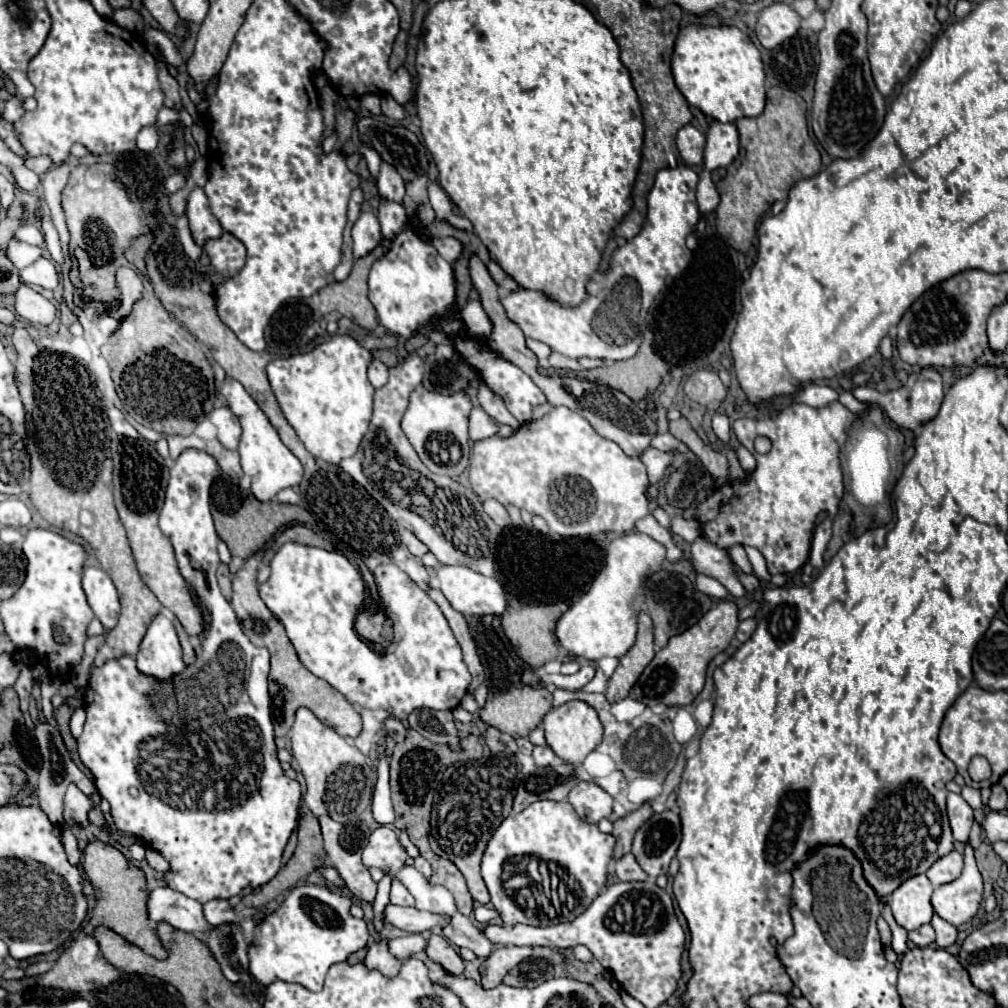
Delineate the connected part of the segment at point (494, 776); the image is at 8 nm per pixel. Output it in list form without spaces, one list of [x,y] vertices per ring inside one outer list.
[[[497,752],[487,760],[469,760],[449,766],[433,802],[429,834],[431,850],[441,858],[449,858],[461,870],[473,900],[479,904],[489,904],[489,892],[479,870],[481,858],[489,838],[493,836],[493,830],[497,830],[497,826],[511,814],[513,794],[519,782],[521,770],[517,756],[509,752]]]

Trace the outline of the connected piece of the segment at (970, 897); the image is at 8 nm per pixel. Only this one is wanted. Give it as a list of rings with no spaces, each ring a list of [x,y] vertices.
[[[965,842],[965,868],[963,874],[947,882],[945,886],[937,886],[933,890],[933,910],[937,916],[947,920],[953,926],[965,924],[969,918],[973,918],[979,910],[979,904],[983,900],[983,880],[975,864],[973,848],[969,842]]]

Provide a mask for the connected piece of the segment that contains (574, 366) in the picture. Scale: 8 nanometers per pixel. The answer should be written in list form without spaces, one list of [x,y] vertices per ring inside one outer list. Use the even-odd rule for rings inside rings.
[[[553,352],[549,356],[549,364],[553,368],[567,368],[567,370],[587,370],[587,368],[597,368],[597,366],[603,366],[605,362],[603,360],[591,360],[591,358],[581,358],[581,360],[573,360],[573,358],[565,358],[563,354],[557,354]]]

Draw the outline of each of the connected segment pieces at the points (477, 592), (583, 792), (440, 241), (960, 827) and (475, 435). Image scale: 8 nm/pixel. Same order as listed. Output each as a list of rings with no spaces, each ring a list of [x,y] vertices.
[[[441,566],[437,586],[463,616],[501,616],[505,612],[507,600],[501,584],[467,566]]]
[[[577,782],[569,792],[569,804],[583,822],[597,824],[601,818],[611,816],[613,798],[595,782]]]
[[[425,232],[425,236],[429,236],[429,242],[437,248],[437,252],[447,260],[447,262],[455,262],[461,258],[463,254],[463,244],[457,238],[433,238],[429,232]]]
[[[949,792],[949,796],[947,796],[947,816],[949,816],[955,840],[965,842],[969,838],[969,830],[971,830],[971,824],[973,824],[971,806],[959,794]]]
[[[475,406],[471,410],[471,416],[469,416],[469,436],[473,442],[479,442],[479,440],[485,440],[485,438],[491,438],[491,436],[497,436],[499,432],[499,424],[493,422],[493,418],[489,418],[479,406]]]

